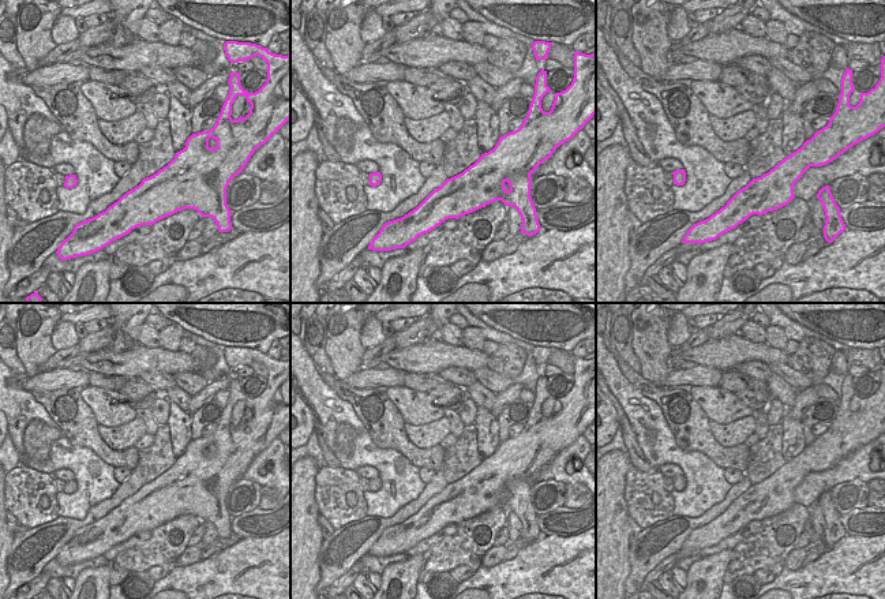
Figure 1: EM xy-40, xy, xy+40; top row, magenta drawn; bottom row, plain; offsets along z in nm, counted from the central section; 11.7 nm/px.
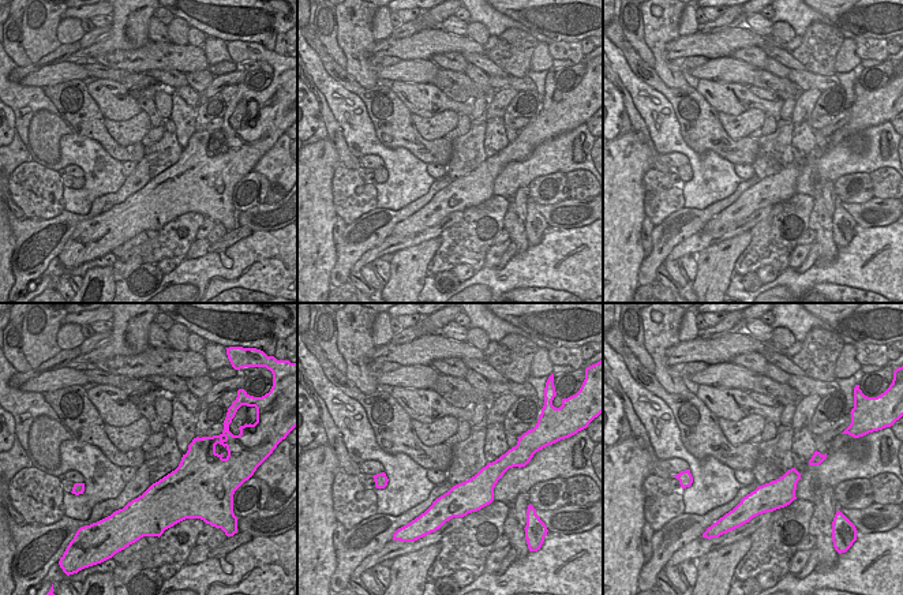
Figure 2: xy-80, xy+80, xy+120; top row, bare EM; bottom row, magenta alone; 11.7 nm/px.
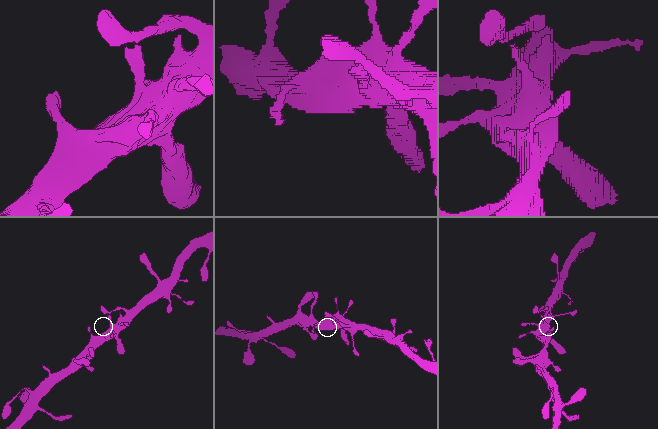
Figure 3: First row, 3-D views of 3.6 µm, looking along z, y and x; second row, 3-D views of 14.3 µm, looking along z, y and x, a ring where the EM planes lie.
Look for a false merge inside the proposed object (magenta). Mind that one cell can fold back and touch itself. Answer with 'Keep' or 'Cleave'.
Keep.

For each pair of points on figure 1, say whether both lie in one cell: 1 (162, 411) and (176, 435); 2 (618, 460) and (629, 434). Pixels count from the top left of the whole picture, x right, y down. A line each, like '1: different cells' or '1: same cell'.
1: different cells
2: different cells

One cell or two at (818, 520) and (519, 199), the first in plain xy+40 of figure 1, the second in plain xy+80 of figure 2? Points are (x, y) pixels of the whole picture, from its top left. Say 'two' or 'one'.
one

